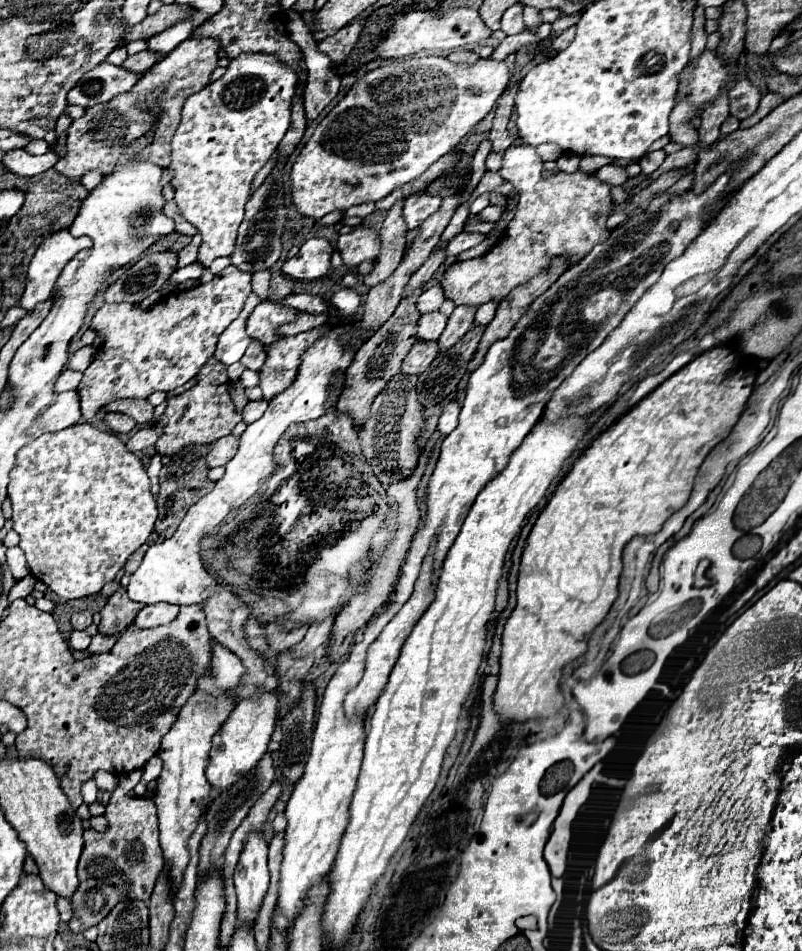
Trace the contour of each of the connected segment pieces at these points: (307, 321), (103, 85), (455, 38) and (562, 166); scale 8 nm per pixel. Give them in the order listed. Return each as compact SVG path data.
M299 312L299 318L287 326L281 326L279 328L279 336L295 336L299 332L307 332L311 328L317 328L317 326L323 326L327 322L327 314L319 314L319 316L311 316L311 314L305 314L305 312Z
M101 62L93 70L89 70L69 92L69 104L79 104L83 108L91 108L97 104L107 104L111 98L131 90L135 86L137 76L121 66L113 66L109 62Z
M455 8L445 16L435 10L413 10L407 14L395 14L391 22L393 28L389 36L375 50L381 58L403 58L421 50L455 50L467 44L477 44L491 36L491 30L481 22L479 12L473 8Z
M563 154L557 160L557 168L563 172L573 172L575 168L579 168L579 160L581 160L581 156L577 156L577 154Z

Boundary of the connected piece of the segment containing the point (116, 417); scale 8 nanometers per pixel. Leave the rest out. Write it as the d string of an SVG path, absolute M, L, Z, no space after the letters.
M109 412L105 416L105 424L113 432L117 432L117 434L127 434L127 432L131 432L137 426L137 422L131 416L127 416L127 414L115 414L115 412Z

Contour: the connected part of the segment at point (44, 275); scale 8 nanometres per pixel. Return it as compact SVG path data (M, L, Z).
M59 230L59 234L53 234L51 238L45 238L45 244L41 244L41 250L33 256L29 264L27 274L27 288L23 292L23 298L19 306L25 310L35 310L39 302L45 302L55 286L55 278L61 274L63 266L83 248L89 248L93 242L87 236L73 238L69 230Z

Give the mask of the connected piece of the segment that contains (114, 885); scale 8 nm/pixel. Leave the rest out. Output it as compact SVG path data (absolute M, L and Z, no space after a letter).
M131 772L119 778L119 786L113 790L105 810L105 818L109 822L107 830L95 832L89 828L83 832L85 846L77 868L81 886L71 900L73 918L69 922L69 928L73 934L97 926L119 902L127 900L147 902L151 898L157 876L165 866L163 852L159 846L157 810L153 800L127 796L127 792L135 788L135 784L141 780L141 774L143 772Z

